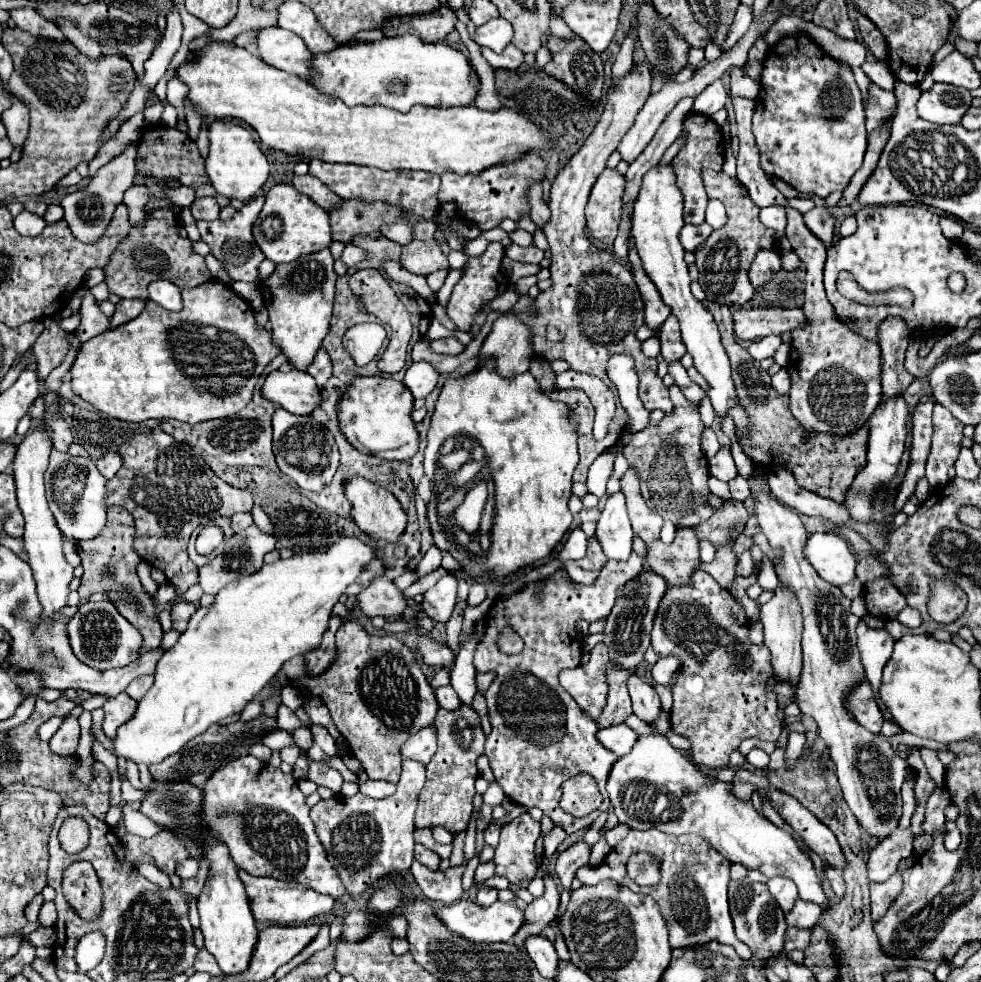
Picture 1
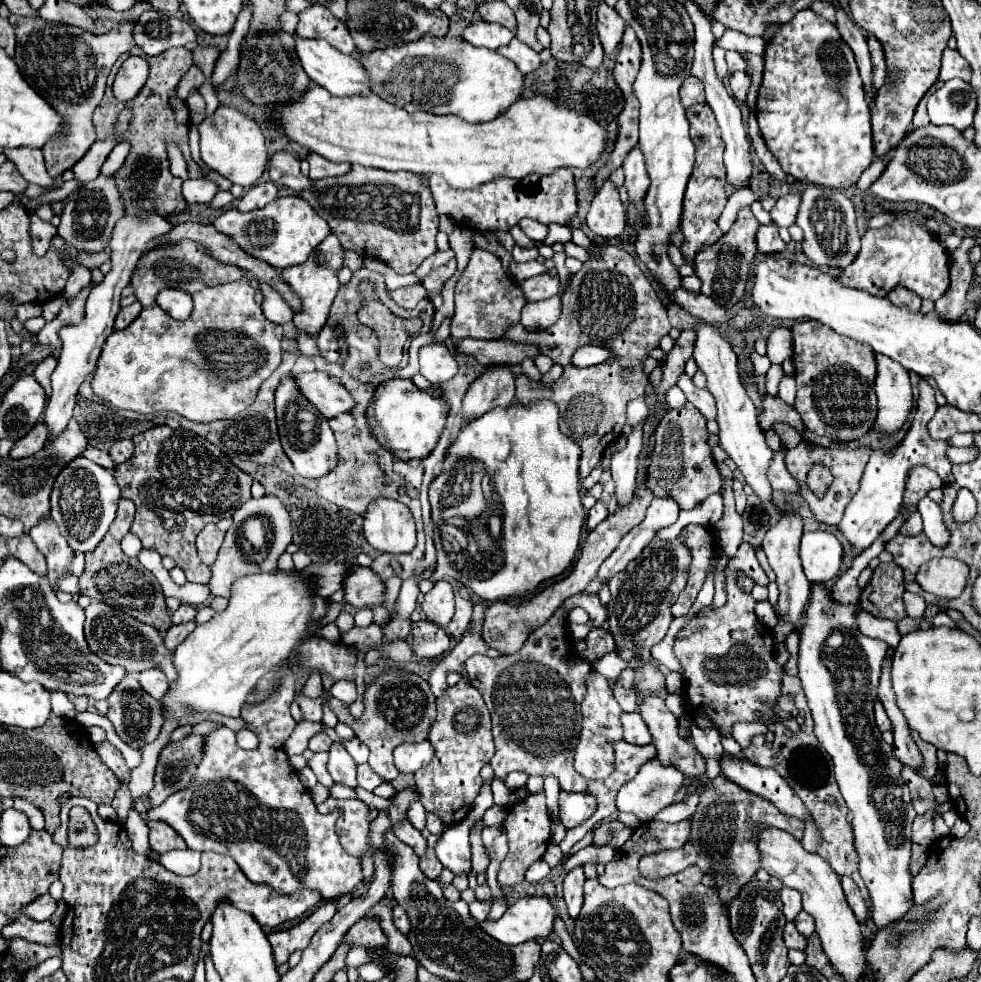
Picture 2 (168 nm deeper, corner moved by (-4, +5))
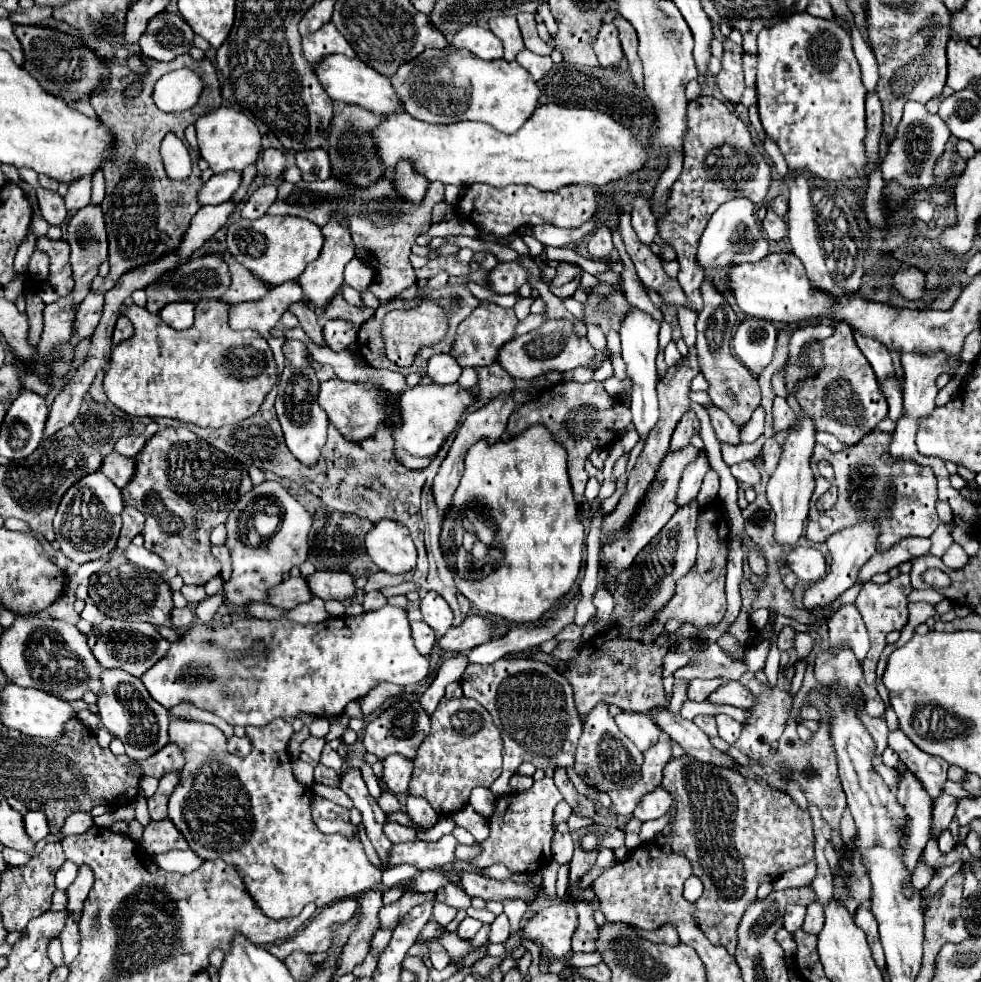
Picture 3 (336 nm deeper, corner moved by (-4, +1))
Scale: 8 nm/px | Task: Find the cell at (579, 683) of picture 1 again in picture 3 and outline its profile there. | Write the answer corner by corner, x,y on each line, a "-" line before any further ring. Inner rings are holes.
599,705
587,717
583,725
583,735
577,745
575,755
575,771
585,781
585,785
595,787
599,791
613,791
631,787
641,779
641,765
643,753
629,741
621,729
617,727
615,719
609,715
609,705

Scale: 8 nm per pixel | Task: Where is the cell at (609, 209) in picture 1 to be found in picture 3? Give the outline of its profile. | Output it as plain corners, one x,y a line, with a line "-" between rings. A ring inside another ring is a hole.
599,227
589,239
589,255
591,255
591,259
599,259
599,261
607,259
611,249
613,249
611,231
607,227

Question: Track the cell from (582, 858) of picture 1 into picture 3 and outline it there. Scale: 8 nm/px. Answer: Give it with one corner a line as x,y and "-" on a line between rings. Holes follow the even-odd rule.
575,901
575,909
579,915
579,931
575,933
573,951
575,953
595,953
597,951
597,937
599,937
599,925
593,919
593,907
583,901

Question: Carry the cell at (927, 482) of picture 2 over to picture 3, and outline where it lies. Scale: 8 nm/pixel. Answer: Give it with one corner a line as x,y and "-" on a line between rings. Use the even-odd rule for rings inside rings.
879,429
871,431
861,443
847,447
839,453
831,453
823,445
815,445
811,465
817,465
821,459
829,461
835,469
835,479
839,487
839,501
831,511
809,509
809,521
805,527
805,539
811,543
823,543
831,533
845,527
853,527
865,519
871,519
879,527
877,551
889,551
895,543
905,537
931,537
939,525
935,503
937,503
937,483
929,467
921,467
911,459
895,459
889,453
891,433
-
893,489
893,503
885,509
885,499

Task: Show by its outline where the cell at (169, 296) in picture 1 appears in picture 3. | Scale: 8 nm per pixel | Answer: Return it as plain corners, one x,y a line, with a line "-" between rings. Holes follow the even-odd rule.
169,303
167,307
163,307
163,311
159,315
169,327
181,331
181,329
189,329
193,325
193,313
195,313
193,303

